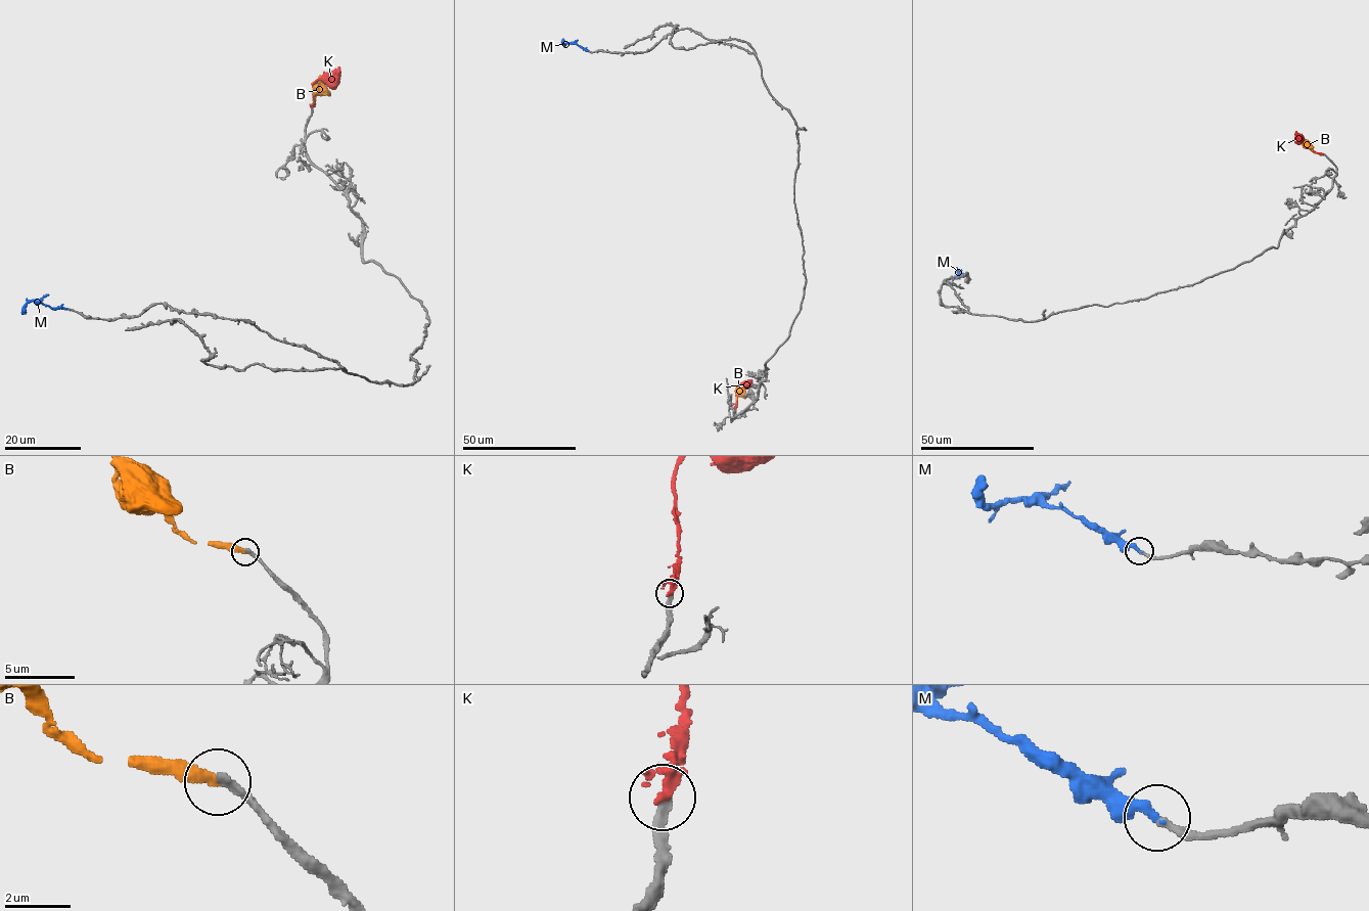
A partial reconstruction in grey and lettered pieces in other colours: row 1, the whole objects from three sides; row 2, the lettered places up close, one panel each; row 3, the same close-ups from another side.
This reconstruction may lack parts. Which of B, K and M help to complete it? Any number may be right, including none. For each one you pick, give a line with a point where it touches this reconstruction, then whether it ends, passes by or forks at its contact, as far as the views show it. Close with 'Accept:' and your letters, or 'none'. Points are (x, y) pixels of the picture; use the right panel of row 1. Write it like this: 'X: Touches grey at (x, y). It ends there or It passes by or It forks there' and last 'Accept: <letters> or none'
M: Touches grey at (966, 275). It ends there
Accept: M

